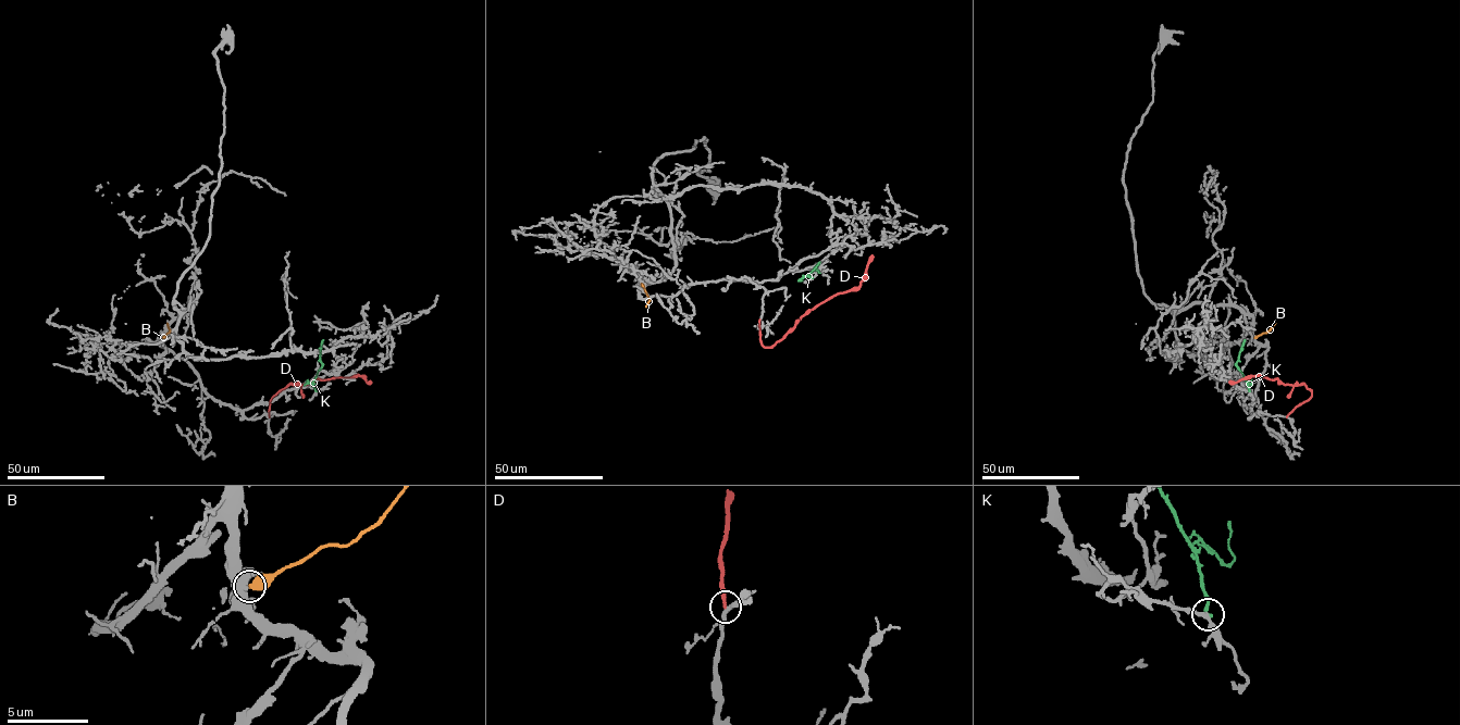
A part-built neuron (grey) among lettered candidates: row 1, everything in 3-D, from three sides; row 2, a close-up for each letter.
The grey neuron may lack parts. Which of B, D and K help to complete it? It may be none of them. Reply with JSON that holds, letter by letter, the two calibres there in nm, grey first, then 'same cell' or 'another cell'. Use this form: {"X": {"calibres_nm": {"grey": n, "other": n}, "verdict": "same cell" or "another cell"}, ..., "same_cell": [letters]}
{"B": {"calibres_nm": {"grey": 550, "other": 500}, "verdict": "another cell"}, "D": {"calibres_nm": {"grey": 240, "other": 190}, "verdict": "another cell"}, "K": {"calibres_nm": {"grey": 200, "other": 240}, "verdict": "another cell"}, "same_cell": []}

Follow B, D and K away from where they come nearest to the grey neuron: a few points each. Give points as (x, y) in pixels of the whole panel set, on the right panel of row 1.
B: (1254, 337), (1269, 332), (1275, 323)
D: (1286, 416), (1311, 396), (1303, 384), (1284, 385), (1277, 378), (1257, 375), (1228, 382)
K: (1249, 390), (1236, 365), (1245, 340)

